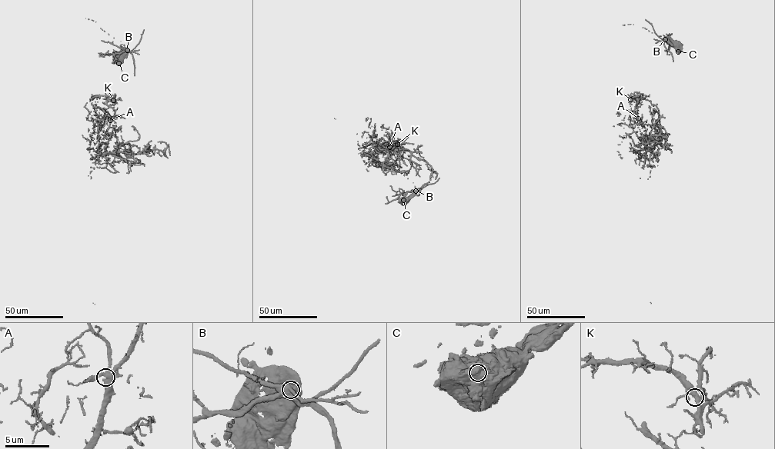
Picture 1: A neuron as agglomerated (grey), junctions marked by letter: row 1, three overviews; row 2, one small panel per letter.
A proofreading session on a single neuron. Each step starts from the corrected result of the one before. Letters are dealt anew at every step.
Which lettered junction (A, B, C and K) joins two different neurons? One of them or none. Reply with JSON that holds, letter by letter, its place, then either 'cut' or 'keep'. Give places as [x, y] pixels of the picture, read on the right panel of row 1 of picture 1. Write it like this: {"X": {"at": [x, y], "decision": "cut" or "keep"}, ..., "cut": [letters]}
{"A": {"at": [638, 118], "decision": "keep"}, "B": {"at": [665, 39], "decision": "cut"}, "C": {"at": [678, 51], "decision": "keep"}, "K": {"at": [630, 99], "decision": "keep"}, "cut": ["B"]}

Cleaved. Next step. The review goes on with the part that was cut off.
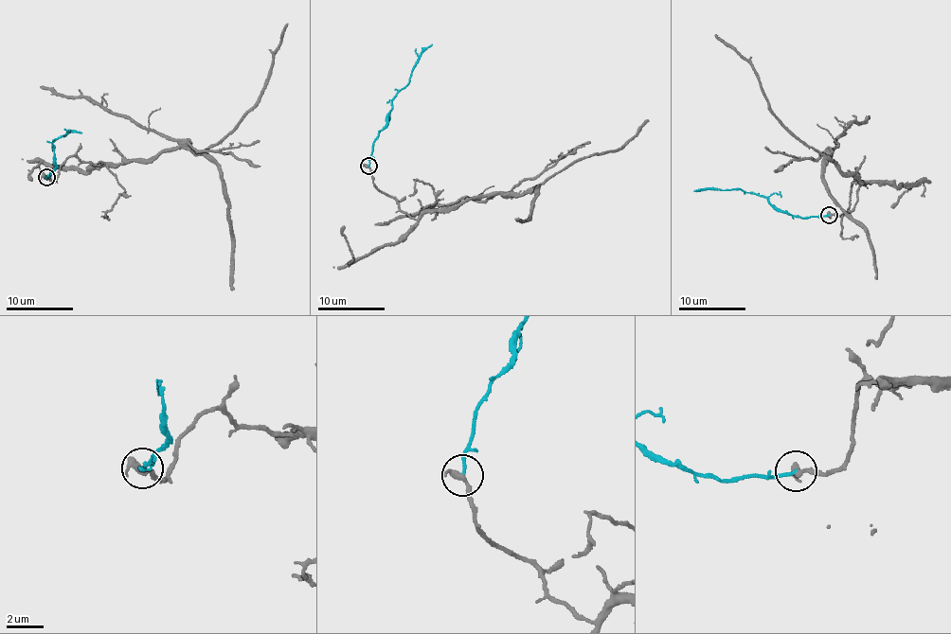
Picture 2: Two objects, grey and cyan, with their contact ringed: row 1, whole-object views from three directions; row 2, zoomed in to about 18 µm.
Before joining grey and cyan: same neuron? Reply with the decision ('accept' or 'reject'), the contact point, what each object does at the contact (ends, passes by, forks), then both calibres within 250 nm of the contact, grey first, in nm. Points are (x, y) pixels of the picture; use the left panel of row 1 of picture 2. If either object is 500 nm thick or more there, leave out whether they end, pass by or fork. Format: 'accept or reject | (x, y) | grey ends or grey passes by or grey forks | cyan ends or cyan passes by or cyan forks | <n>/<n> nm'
reject | (46, 177) | grey passes by | cyan ends | 320/160 nm

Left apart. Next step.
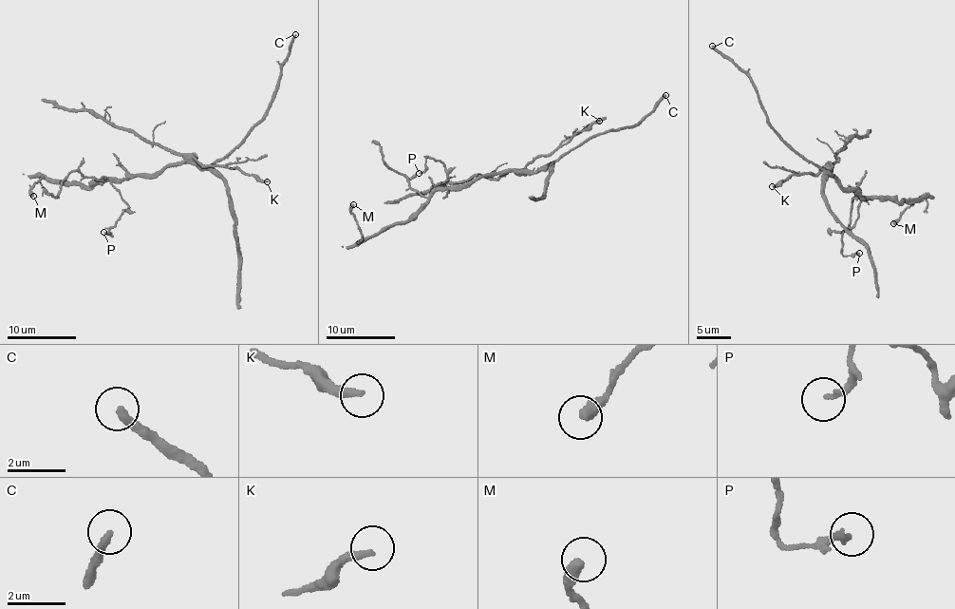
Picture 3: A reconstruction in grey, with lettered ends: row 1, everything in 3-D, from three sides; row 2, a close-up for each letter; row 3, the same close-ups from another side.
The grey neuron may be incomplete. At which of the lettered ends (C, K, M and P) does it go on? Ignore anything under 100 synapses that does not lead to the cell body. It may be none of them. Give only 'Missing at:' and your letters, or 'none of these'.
Missing at: C

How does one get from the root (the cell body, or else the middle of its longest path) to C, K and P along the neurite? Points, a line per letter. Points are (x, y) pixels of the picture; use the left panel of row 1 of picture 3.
C: (184, 162), (213, 166), (238, 146), (268, 108), (295, 34)
K: (184, 162), (191, 161), (193, 157), (203, 165), (238, 168), (267, 181)
P: (184, 162), (169, 162), (155, 173), (116, 179), (111, 185), (127, 207), (109, 230), (109, 234), (103, 232)

